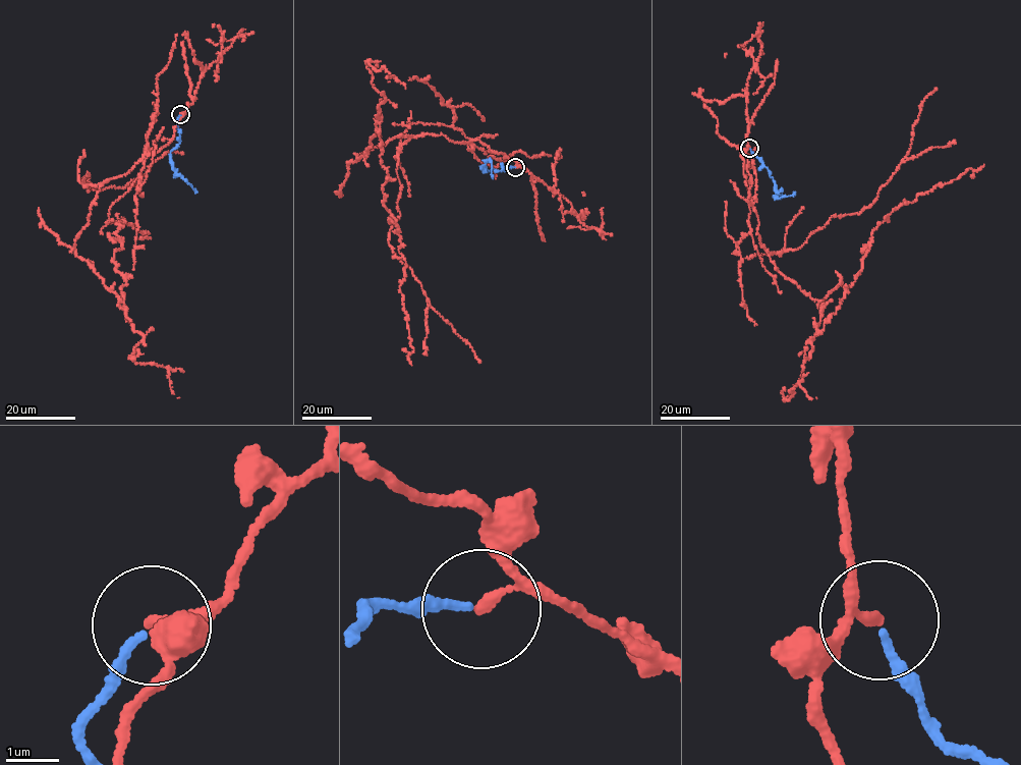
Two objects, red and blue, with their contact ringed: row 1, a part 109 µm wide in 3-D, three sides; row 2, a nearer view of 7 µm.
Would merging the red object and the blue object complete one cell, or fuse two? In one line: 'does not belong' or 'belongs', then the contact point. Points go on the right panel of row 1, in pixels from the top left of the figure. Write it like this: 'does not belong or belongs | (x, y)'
does not belong | (749, 148)

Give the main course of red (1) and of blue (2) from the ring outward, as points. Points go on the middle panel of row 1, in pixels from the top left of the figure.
1: (516, 167), (442, 134), (398, 135), (357, 158), (377, 130), (412, 365)
2: (515, 167), (486, 171), (483, 165), (489, 160), (492, 178)

